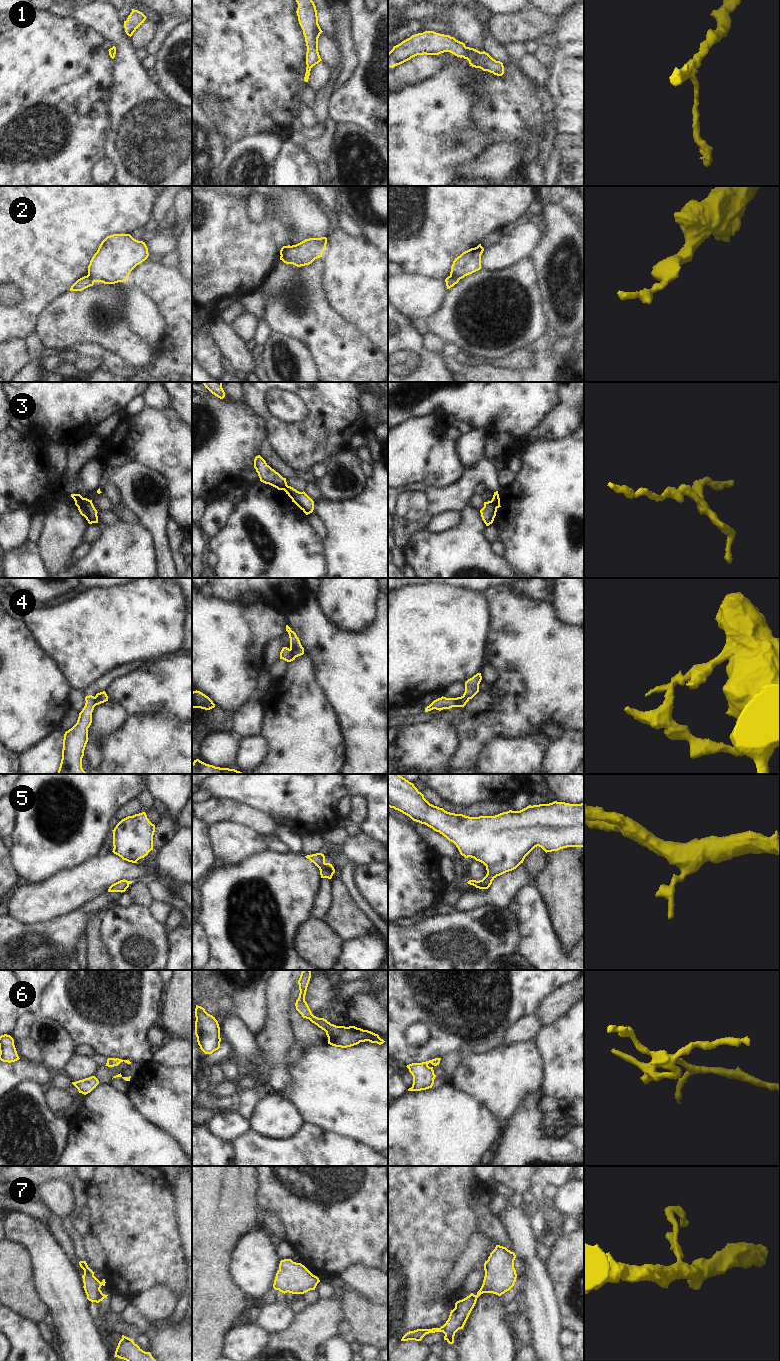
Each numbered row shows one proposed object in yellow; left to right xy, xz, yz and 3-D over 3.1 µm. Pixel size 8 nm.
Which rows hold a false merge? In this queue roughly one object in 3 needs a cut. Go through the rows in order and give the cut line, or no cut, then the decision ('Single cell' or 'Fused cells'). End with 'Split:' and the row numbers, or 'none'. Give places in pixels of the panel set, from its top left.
1: No split. Single cell
2: Split along yz (450, 275), (459, 279). Fused cells
3: Split along yz (490, 501), (497, 507). Fused cells
4: Split along yz (468, 698), (461, 696), (458, 706). Fused cells
5: No split. Single cell
6: No split. Single cell
7: No split. Single cell
Split: 2, 3, 4

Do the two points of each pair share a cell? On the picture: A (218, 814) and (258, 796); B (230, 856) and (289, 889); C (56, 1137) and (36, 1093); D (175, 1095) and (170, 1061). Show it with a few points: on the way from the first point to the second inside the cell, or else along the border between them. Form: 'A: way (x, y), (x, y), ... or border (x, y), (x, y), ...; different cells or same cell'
A: border (219, 798), (240, 802), (263, 813); different cells
B: border (262, 852), (243, 858), (235, 864), (217, 865); different cells
C: way (45, 1126), (36, 1117), (36, 1104); same cell
D: border (151, 1060), (167, 1067), (181, 1066); different cells

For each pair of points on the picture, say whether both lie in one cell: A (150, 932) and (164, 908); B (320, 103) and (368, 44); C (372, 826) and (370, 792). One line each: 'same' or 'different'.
A: different
B: different
C: same

